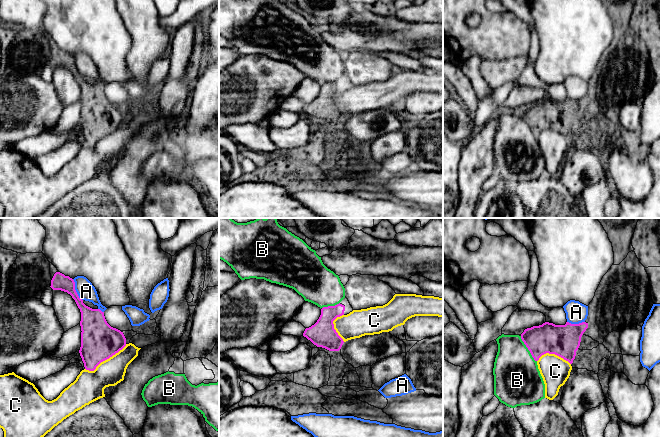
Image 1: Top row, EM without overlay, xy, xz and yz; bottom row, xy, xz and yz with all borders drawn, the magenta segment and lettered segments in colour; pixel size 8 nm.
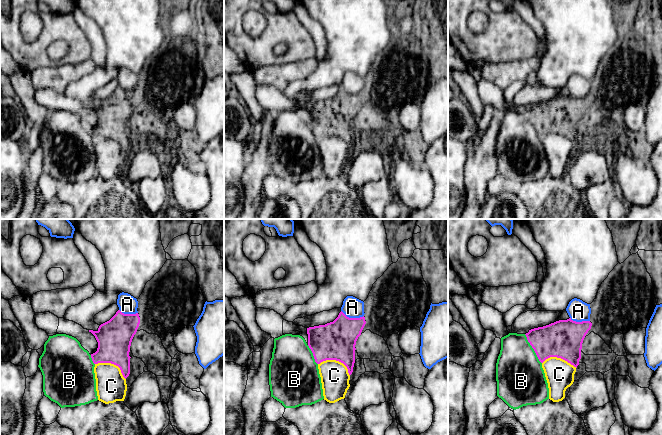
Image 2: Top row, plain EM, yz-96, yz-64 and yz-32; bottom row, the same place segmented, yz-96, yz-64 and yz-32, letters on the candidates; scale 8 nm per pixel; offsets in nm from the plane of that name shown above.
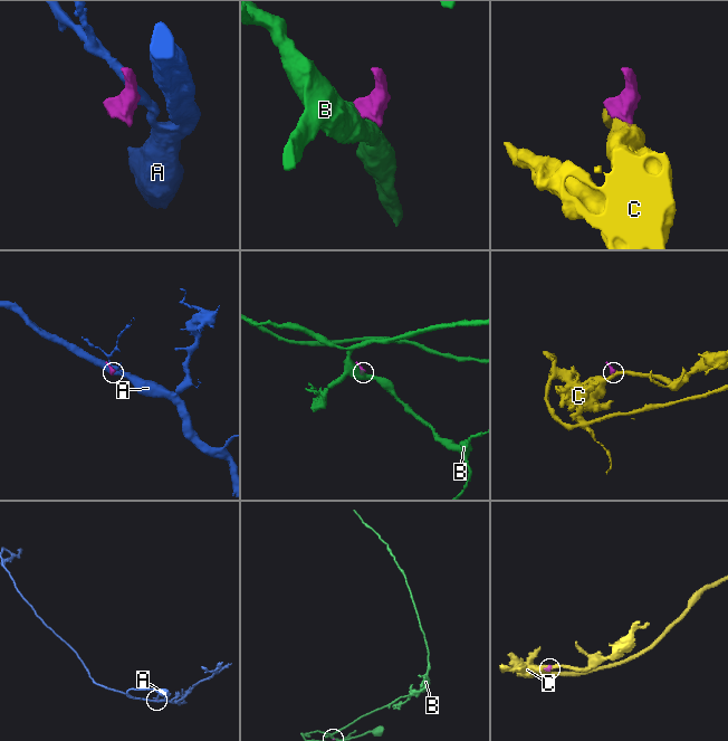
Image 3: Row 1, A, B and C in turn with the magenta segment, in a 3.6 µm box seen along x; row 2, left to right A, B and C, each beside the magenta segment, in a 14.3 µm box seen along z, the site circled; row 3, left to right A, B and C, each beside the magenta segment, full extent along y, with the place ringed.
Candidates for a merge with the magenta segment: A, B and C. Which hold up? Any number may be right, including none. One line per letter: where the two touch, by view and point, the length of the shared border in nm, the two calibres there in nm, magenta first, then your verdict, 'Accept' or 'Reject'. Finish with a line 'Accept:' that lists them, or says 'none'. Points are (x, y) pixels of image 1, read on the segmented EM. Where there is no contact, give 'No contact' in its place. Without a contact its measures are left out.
A: Touches magenta at xy (75, 290). Shared border 190 nm. Thickness 150 nm (magenta) against 150 nm. Reject
B: Touches magenta at yz (528, 349). Shared border 240 nm. Thickness 240 nm (magenta) against 380 nm. Reject
C: Touches magenta at xy (105, 359). Shared border 400 nm. Thickness 300 nm (magenta) against 240 nm. Accept
Accept: C

